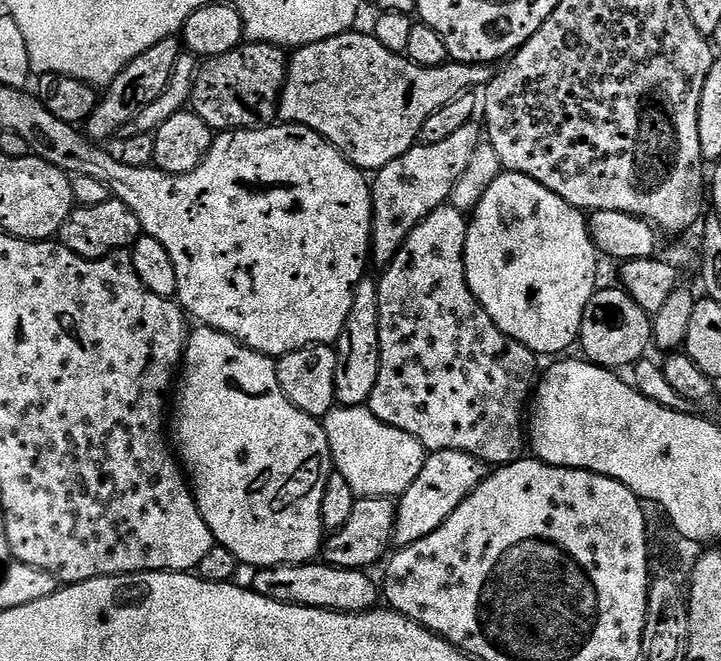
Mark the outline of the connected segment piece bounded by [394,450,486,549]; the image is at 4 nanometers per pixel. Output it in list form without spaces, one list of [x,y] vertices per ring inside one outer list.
[[[442,450],[433,452],[425,459],[422,470],[418,478],[399,497],[396,506],[396,530],[394,533],[394,544],[397,549],[410,546],[426,534],[434,534],[472,491],[483,482],[486,475],[486,465],[484,461],[474,458],[465,452],[458,450]]]

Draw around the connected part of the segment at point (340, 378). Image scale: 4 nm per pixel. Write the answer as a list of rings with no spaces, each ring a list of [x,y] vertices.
[[[375,279],[361,280],[354,294],[354,306],[350,306],[350,318],[346,318],[346,326],[342,326],[342,334],[334,345],[336,350],[336,403],[346,408],[359,408],[367,405],[374,394],[374,386],[378,386],[378,370],[380,369],[380,315],[378,314],[378,284]]]

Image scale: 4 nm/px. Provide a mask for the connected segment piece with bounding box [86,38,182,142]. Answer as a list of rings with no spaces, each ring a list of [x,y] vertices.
[[[169,38],[150,46],[138,58],[127,64],[111,84],[107,85],[108,92],[99,97],[96,109],[90,114],[86,122],[86,135],[93,142],[108,142],[112,135],[119,133],[125,124],[129,124],[154,98],[158,98],[170,82],[174,74],[174,66],[180,58],[182,44],[179,39]]]

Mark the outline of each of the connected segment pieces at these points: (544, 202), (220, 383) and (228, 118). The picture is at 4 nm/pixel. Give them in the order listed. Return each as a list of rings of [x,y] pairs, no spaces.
[[[501,171],[500,176],[490,186],[490,190],[486,190],[486,194],[482,194],[482,202],[478,202],[478,206],[471,213],[468,220],[464,269],[474,298],[484,307],[486,314],[490,314],[490,318],[494,322],[494,326],[498,326],[498,330],[502,330],[510,338],[522,342],[522,346],[526,346],[531,352],[535,352],[541,357],[552,355],[552,357],[555,357],[557,354],[567,353],[564,351],[571,344],[575,345],[579,341],[584,311],[593,292],[597,291],[598,288],[598,283],[596,284],[596,260],[598,261],[598,253],[588,233],[588,222],[585,213],[574,207],[574,205],[567,204],[562,198],[558,198],[558,194],[546,190],[546,186],[534,182],[534,178],[526,178],[526,174]]]
[[[200,326],[197,329],[197,332],[195,329],[189,335],[188,344],[184,348],[182,371],[174,388],[174,403],[170,408],[170,440],[195,495],[198,510],[206,526],[210,526],[212,539],[219,547],[230,550],[230,554],[234,554],[234,558],[241,565],[249,564],[252,570],[278,568],[287,564],[311,564],[321,555],[326,539],[326,529],[322,522],[322,494],[326,490],[328,477],[334,471],[332,451],[324,433],[324,425],[317,417],[298,410],[284,397],[276,373],[276,360],[273,357],[263,356],[260,352],[250,350],[234,338],[213,328]]]
[[[245,42],[236,49],[235,52],[227,52],[221,56],[213,56],[207,61],[208,64],[199,69],[196,74],[196,81],[194,82],[194,90],[192,91],[192,98],[190,101],[191,111],[198,114],[198,118],[202,118],[202,122],[206,122],[206,126],[212,128],[213,133],[219,134],[222,132],[236,132],[239,128],[270,128],[277,123],[280,115],[280,95],[284,89],[284,83],[288,77],[288,62],[289,57],[286,55],[285,49],[275,44],[254,44]]]

